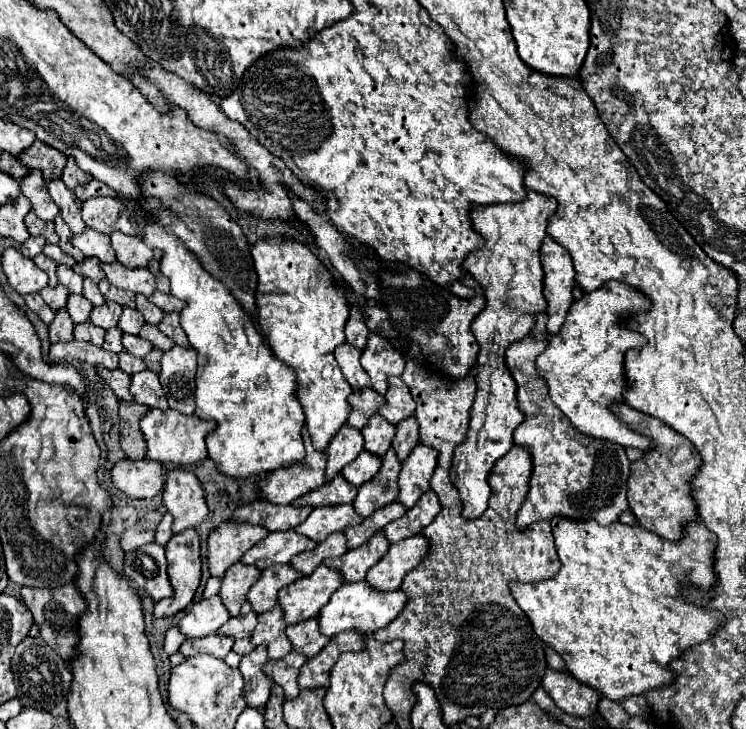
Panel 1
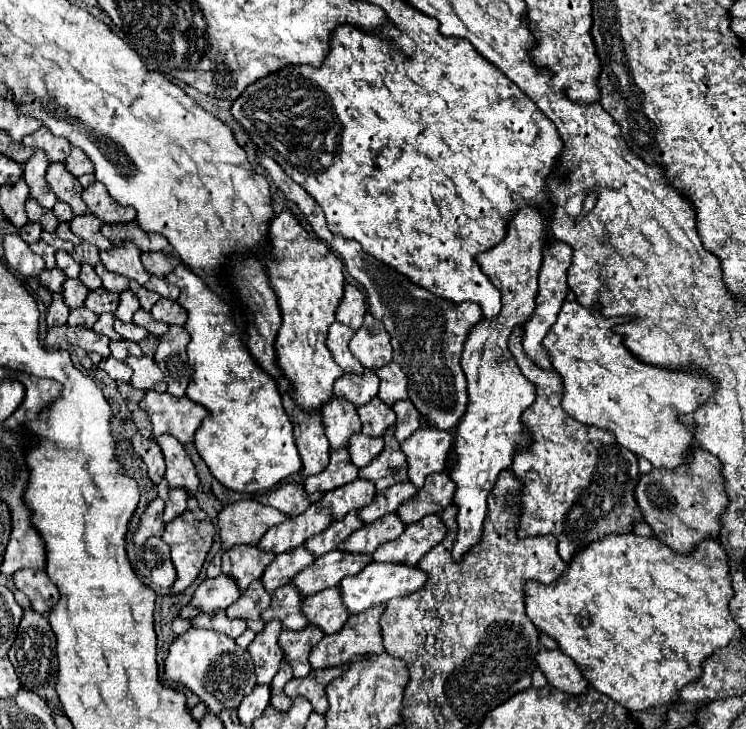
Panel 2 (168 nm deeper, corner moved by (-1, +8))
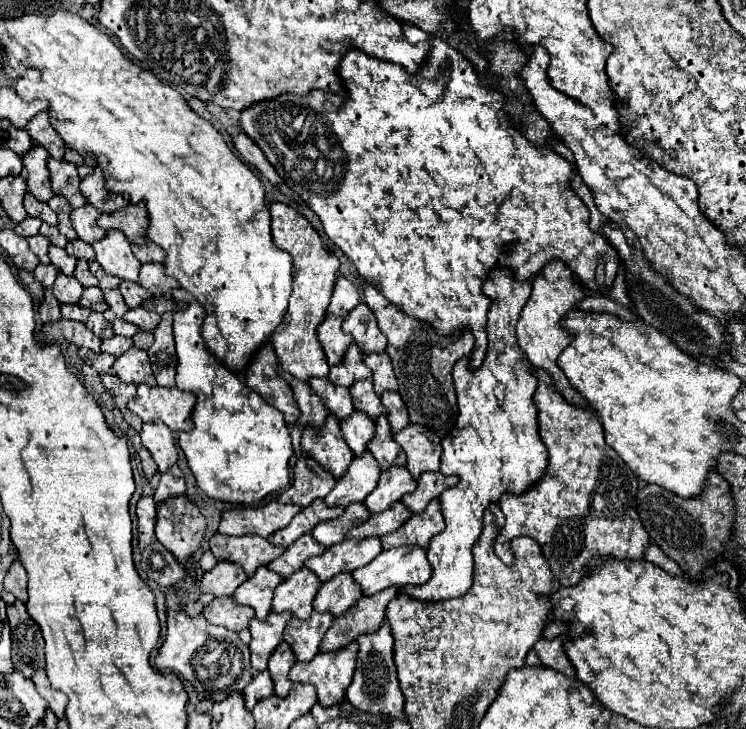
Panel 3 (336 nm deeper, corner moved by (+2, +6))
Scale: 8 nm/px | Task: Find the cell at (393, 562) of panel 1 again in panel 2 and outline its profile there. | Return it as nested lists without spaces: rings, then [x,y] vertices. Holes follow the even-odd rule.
[[[431,514],[415,524],[407,524],[401,538],[375,550],[373,560],[415,566],[433,546],[445,538],[445,532],[447,528],[441,518],[437,514]]]

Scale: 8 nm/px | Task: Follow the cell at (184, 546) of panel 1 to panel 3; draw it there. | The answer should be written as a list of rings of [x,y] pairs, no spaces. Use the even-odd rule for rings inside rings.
[[[174,496],[156,504],[156,540],[180,562],[186,562],[200,548],[204,530],[204,516],[186,496]]]

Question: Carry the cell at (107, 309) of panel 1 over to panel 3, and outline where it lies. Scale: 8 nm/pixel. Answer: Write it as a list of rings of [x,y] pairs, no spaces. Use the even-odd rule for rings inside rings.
[[[86,288],[80,296],[80,302],[78,302],[82,308],[86,310],[96,310],[96,312],[104,312],[108,310],[106,302],[104,302],[104,296],[102,296],[102,290],[100,288]]]

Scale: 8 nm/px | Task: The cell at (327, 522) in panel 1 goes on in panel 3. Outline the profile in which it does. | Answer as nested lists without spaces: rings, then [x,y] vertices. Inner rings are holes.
[[[366,450],[362,456],[354,456],[350,462],[350,468],[346,470],[346,476],[340,476],[336,480],[336,486],[332,492],[324,498],[328,506],[348,506],[350,502],[362,502],[378,484],[380,468],[374,456]]]

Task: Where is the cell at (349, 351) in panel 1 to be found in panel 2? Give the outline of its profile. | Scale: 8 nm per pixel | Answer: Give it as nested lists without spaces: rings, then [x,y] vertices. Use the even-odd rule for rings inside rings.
[[[335,322],[329,328],[329,334],[327,334],[327,348],[333,354],[335,362],[343,368],[343,372],[361,374],[363,366],[357,362],[357,358],[349,350],[349,338],[351,336],[353,336],[353,330],[349,326],[345,326],[341,322]]]

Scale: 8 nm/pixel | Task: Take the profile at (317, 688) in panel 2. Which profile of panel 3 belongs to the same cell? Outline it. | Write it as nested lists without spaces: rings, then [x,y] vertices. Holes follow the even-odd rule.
[[[350,642],[338,652],[318,652],[314,660],[302,664],[296,662],[290,668],[290,680],[302,684],[314,684],[318,690],[318,702],[322,706],[334,706],[344,700],[346,686],[350,686],[356,668],[358,642]]]

